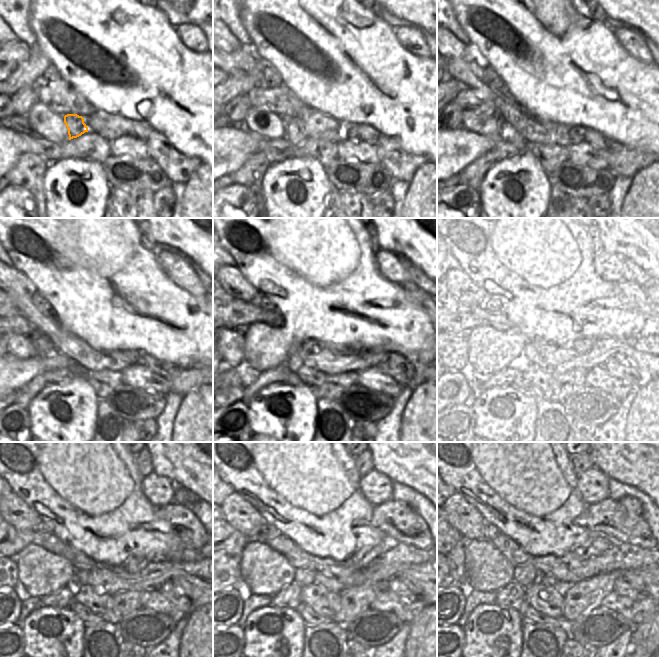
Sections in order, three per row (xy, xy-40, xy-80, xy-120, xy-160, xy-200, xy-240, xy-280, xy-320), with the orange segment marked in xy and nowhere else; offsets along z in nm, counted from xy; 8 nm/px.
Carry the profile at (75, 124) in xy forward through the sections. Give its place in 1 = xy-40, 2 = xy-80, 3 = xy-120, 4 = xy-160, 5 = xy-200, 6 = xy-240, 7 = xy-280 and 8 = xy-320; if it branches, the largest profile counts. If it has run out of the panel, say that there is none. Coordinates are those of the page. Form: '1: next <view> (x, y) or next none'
1: next xy-40 (295, 133)
2: next xy-80 (511, 136)
3: next xy-120 (74, 367)
4: next xy-160 (313, 378)
5: next xy-200 (543, 378)
6: next xy-240 (98, 603)
7: next xy-280 (324, 602)
8: next xy-320 (544, 598)

